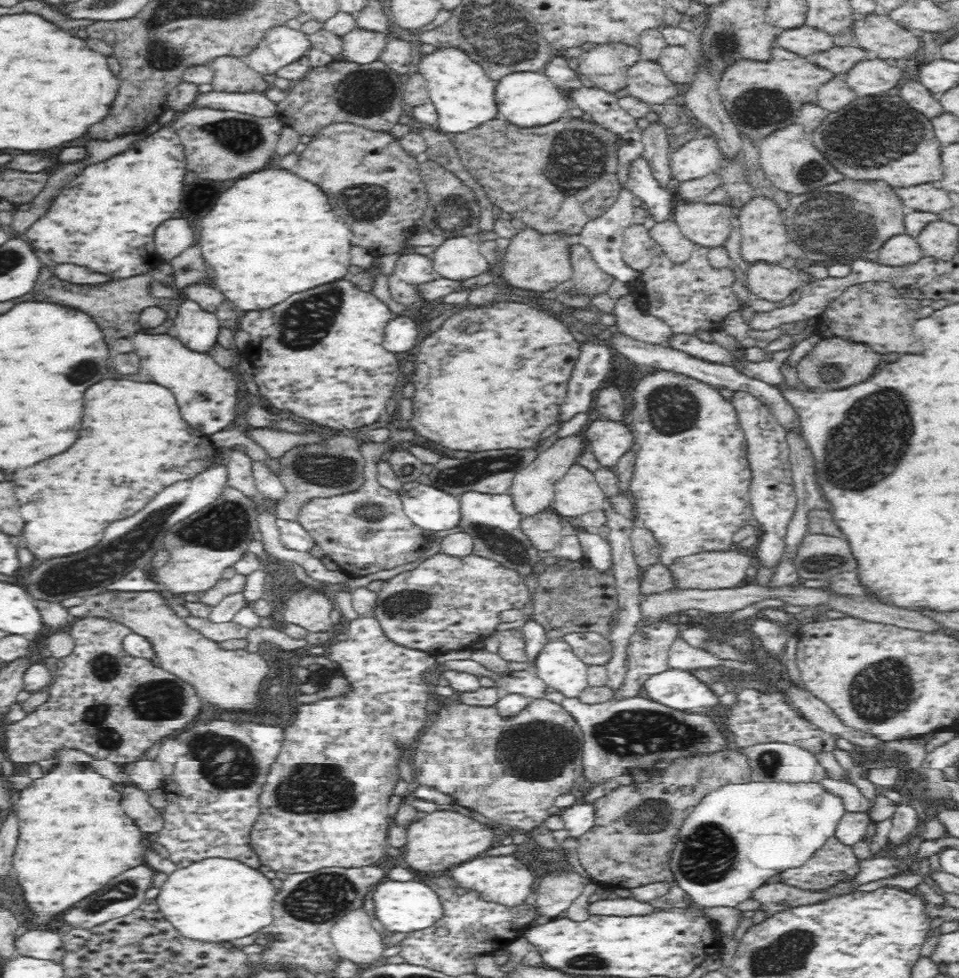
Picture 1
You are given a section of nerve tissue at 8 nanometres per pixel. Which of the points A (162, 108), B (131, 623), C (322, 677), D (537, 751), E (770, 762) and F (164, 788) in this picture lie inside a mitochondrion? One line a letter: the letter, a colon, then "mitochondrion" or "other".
A: other
B: other
C: other
D: mitochondrion
E: mitochondrion
F: other

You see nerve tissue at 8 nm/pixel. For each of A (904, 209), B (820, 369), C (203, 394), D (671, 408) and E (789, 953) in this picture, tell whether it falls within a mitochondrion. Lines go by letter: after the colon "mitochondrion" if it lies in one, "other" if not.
A: other
B: mitochondrion
C: mitochondrion
D: mitochondrion
E: mitochondrion

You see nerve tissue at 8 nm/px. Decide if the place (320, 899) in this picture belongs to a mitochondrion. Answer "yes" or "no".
yes

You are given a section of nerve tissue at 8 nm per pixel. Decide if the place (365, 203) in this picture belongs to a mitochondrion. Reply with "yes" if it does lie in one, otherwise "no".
yes

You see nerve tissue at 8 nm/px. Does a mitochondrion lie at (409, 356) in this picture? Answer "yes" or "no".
no

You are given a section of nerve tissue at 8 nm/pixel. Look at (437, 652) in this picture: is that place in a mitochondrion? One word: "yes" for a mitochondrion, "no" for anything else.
no

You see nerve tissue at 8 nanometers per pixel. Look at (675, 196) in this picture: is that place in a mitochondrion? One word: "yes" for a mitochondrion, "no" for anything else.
no

